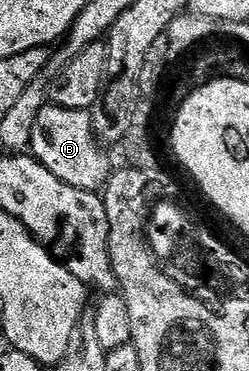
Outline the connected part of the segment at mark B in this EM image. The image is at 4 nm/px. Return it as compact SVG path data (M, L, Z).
M46 104L42 112L38 112L38 120L34 120L31 157L36 158L50 172L54 172L58 180L74 188L100 192L109 185L111 178L108 177L112 174L112 166L103 149L105 147L94 132L92 115L87 110L71 110Z

